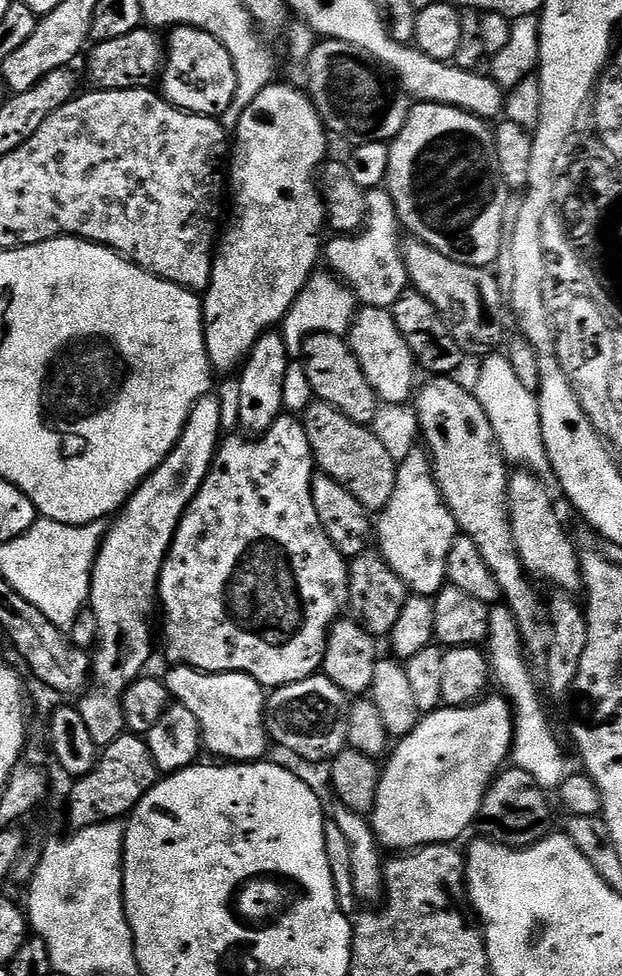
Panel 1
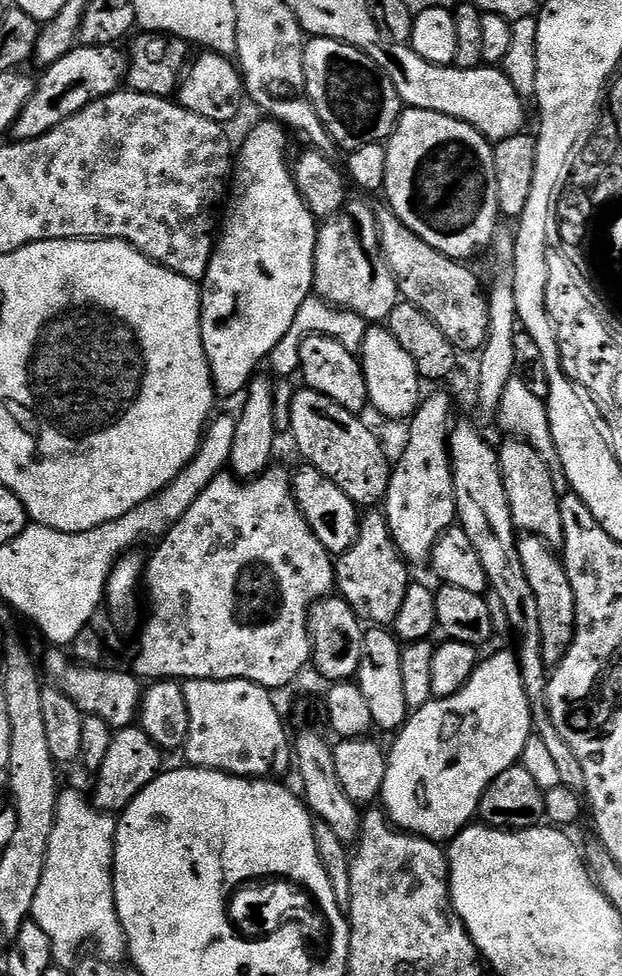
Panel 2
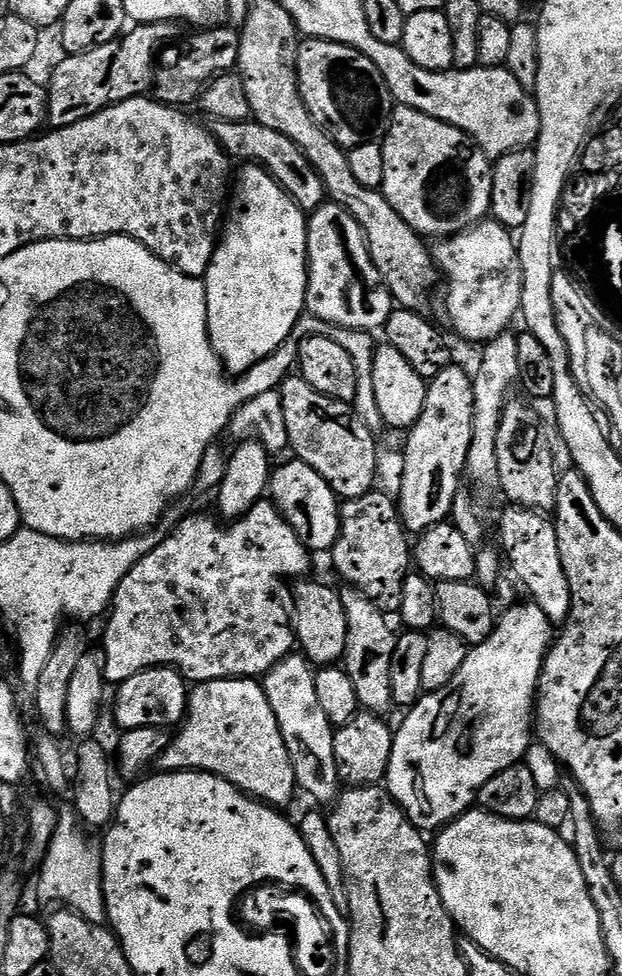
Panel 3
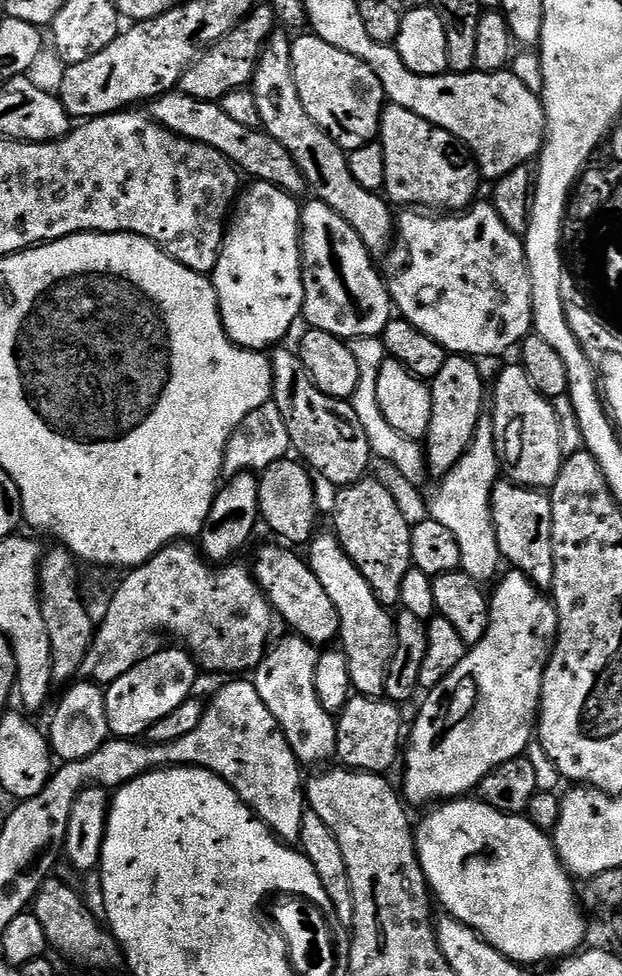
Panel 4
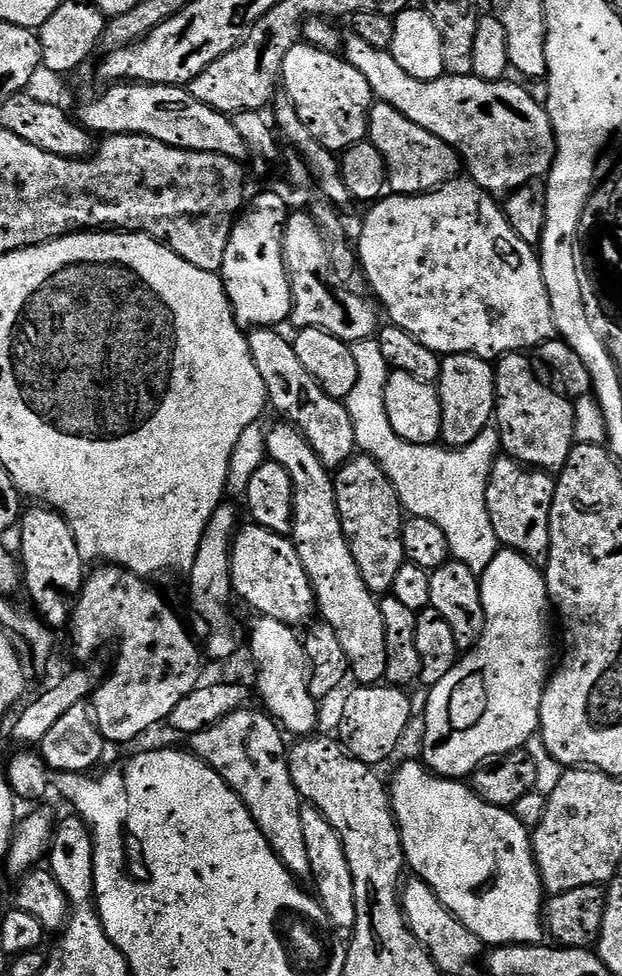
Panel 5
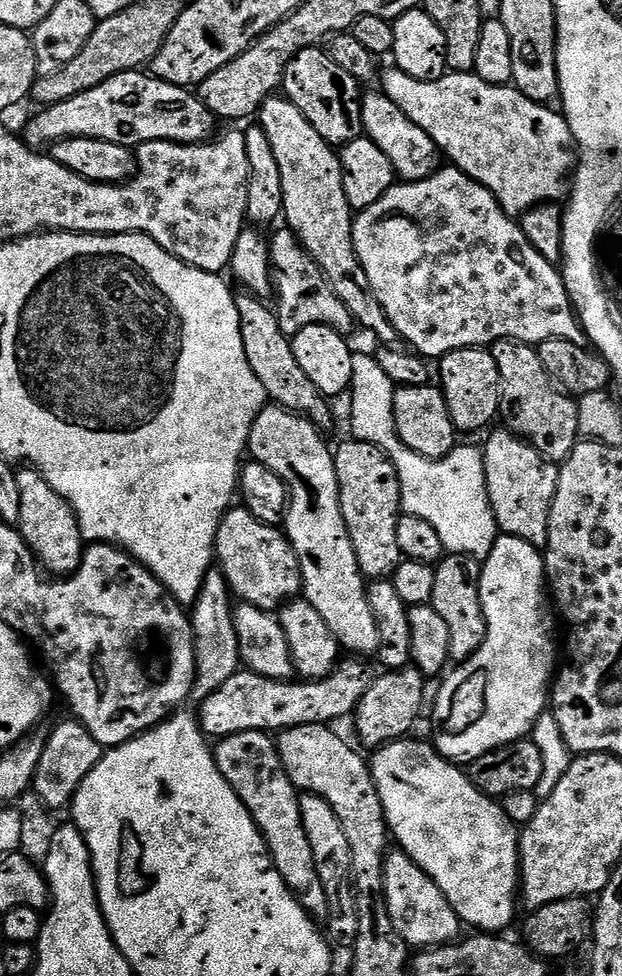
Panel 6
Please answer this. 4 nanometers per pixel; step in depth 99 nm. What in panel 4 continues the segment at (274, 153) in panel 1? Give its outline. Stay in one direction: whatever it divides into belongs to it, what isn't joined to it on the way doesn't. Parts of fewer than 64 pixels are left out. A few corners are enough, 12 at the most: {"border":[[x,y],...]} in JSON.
{"border":[[239,193],[210,279],[233,344],[268,350],[304,310],[301,205]]}

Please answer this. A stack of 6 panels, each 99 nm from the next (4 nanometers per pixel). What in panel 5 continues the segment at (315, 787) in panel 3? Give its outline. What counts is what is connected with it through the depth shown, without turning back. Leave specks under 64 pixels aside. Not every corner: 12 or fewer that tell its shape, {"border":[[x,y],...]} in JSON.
{"border":[[269,616],[252,624],[263,707],[285,733],[317,731],[304,641]]}

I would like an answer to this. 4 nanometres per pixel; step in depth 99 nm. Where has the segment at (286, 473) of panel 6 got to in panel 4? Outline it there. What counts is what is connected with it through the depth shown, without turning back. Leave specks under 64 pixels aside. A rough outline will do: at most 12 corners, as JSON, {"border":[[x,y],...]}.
{"border":[[336,535],[306,559],[338,610],[338,640],[359,695],[383,697],[396,637]]}

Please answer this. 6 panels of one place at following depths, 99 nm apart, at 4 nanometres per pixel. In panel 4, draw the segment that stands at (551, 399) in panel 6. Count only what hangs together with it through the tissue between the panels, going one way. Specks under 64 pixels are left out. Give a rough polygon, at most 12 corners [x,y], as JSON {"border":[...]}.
{"border":[[518,363],[490,392],[509,481],[551,490],[566,457],[557,405]]}

